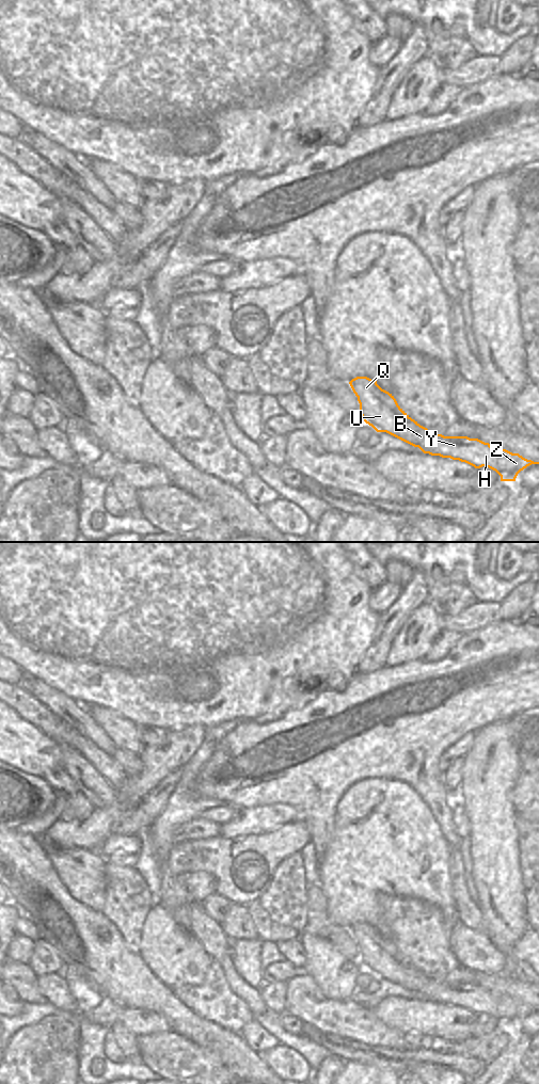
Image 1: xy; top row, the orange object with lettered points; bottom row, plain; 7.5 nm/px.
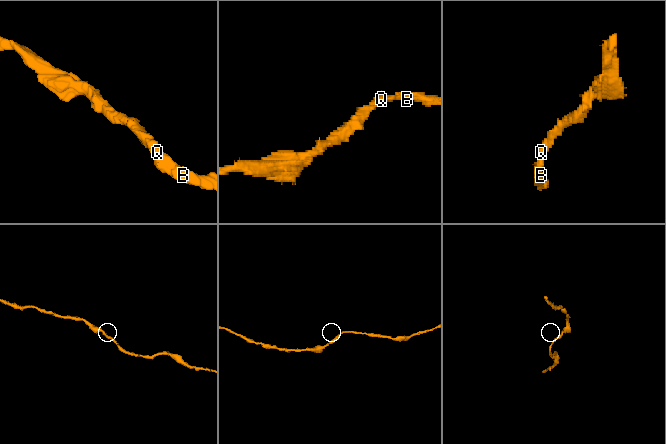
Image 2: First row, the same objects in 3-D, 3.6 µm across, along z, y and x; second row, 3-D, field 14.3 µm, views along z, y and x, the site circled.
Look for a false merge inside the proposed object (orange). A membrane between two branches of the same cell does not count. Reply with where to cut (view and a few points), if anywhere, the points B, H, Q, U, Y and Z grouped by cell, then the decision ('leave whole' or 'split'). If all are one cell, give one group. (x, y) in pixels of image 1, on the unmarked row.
no cut | B H Q U Y Z | leave whole

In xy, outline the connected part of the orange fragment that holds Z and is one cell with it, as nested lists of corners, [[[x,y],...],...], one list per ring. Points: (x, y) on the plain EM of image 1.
[[[356,923],[349,930],[358,943],[360,960],[366,970],[377,978],[386,978],[418,993],[424,1000],[459,1006],[475,1015],[487,1013],[501,1022],[501,1027],[516,1027],[521,1017],[532,1010],[539,1010],[519,1000],[491,993],[478,985],[444,983],[431,978],[412,966],[392,940],[367,923]]]

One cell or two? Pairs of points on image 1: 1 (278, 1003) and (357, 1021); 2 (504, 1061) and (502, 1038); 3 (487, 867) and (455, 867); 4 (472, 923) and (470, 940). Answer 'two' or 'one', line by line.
1: two
2: two
3: two
4: two

